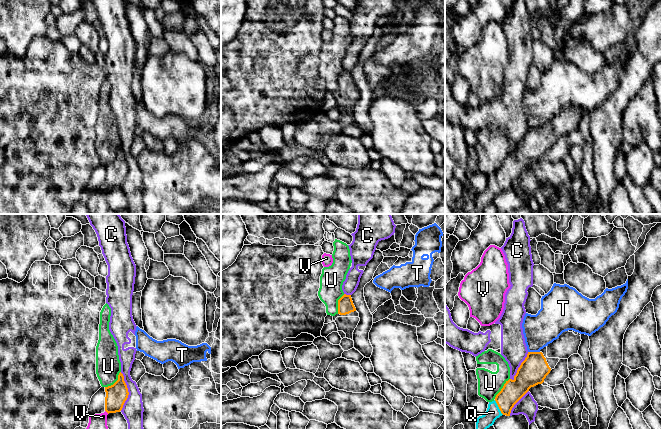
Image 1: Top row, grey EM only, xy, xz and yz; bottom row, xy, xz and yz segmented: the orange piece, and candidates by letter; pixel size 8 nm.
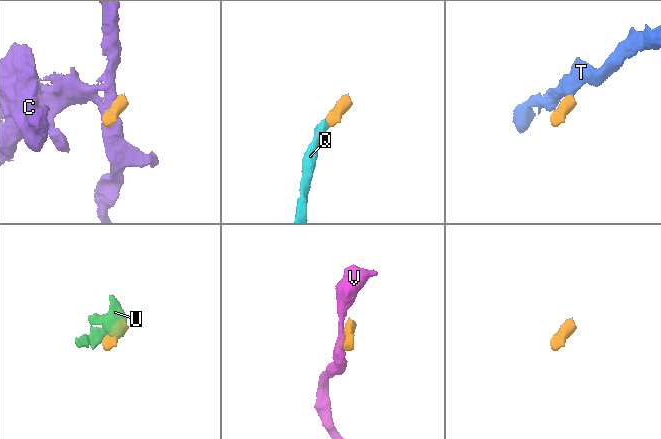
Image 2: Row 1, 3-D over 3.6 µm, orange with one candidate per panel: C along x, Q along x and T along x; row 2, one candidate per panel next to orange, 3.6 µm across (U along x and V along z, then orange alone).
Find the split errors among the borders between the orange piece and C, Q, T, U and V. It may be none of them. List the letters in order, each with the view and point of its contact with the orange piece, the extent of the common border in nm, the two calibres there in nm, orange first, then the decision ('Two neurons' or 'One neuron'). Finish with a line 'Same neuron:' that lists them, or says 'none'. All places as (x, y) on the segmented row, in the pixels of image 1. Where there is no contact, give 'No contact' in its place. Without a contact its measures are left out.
C: Touches orange at xy (127, 391). Shared border 320 nm. Thickness 170 nm (orange) against 160 nm. Two neurons
Q: Touches orange at yz (498, 406). Shared border 140 nm. Thickness 180 nm (orange) against 120 nm. One neuron
T: Touches orange at yz (534, 352). Shared border 100 nm. Thickness 220 nm (orange) against 260 nm. Two neurons
U: Touches orange at yz (502, 388). Shared border 200 nm. Thickness 200 nm (orange) against 190 nm. Two neurons
V: Touches orange at xy (107, 412). Shared border 40 nm. Thickness 170 nm (orange) against 130 nm. Two neurons
Same neuron: Q

